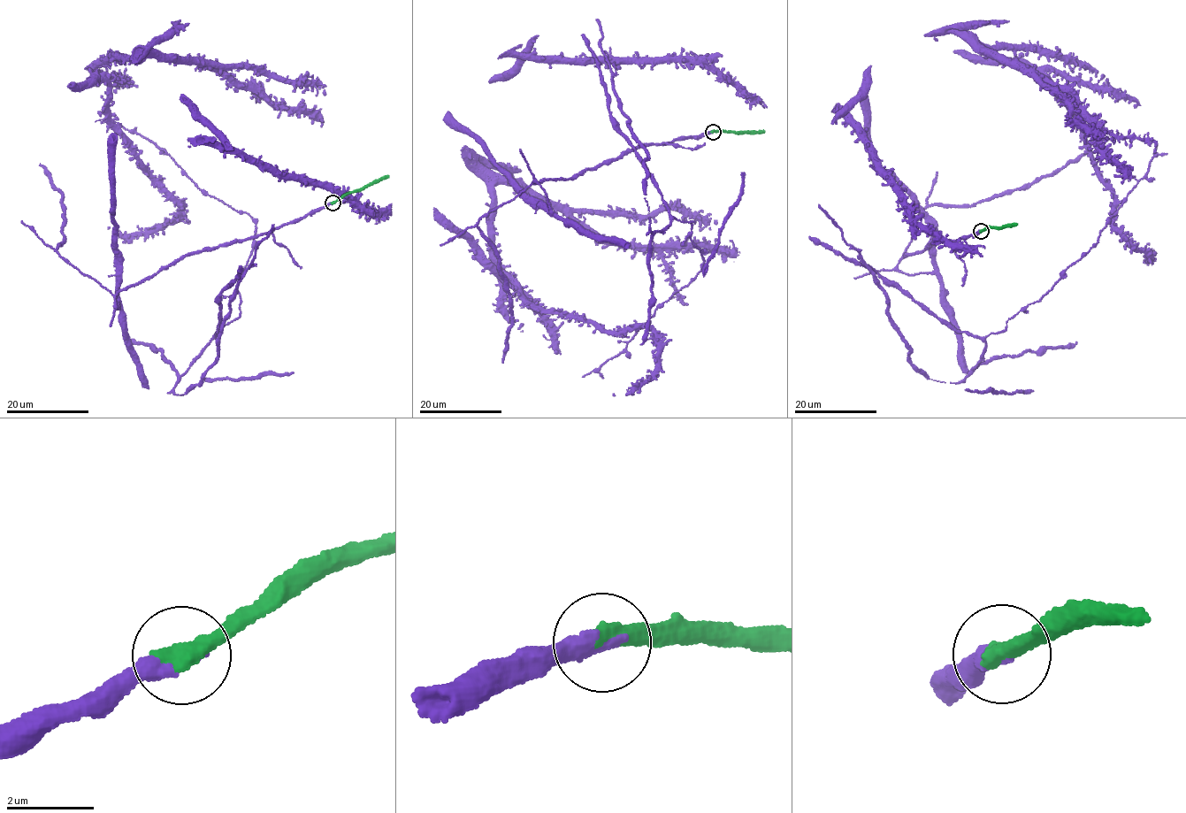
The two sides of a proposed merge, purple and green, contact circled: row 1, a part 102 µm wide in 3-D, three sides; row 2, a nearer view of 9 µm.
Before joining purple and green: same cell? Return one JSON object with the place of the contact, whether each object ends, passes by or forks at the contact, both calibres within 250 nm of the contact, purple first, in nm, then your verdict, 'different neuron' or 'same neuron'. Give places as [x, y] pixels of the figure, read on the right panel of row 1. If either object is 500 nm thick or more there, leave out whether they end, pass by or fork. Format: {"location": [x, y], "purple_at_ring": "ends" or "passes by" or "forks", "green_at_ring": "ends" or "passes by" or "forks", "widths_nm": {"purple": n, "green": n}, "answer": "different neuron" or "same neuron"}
{"location": [981, 231], "widths_nm": {"purple": 400, "green": 500}, "answer": "same neuron"}

